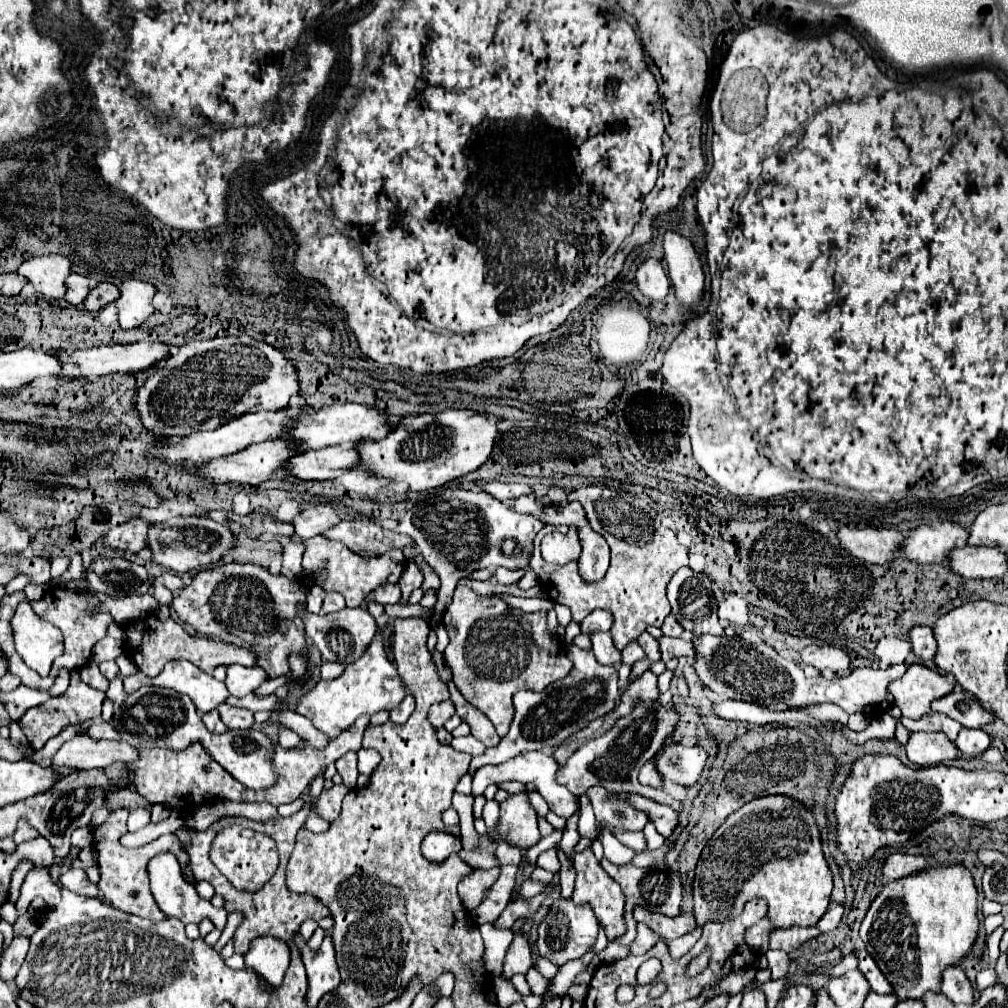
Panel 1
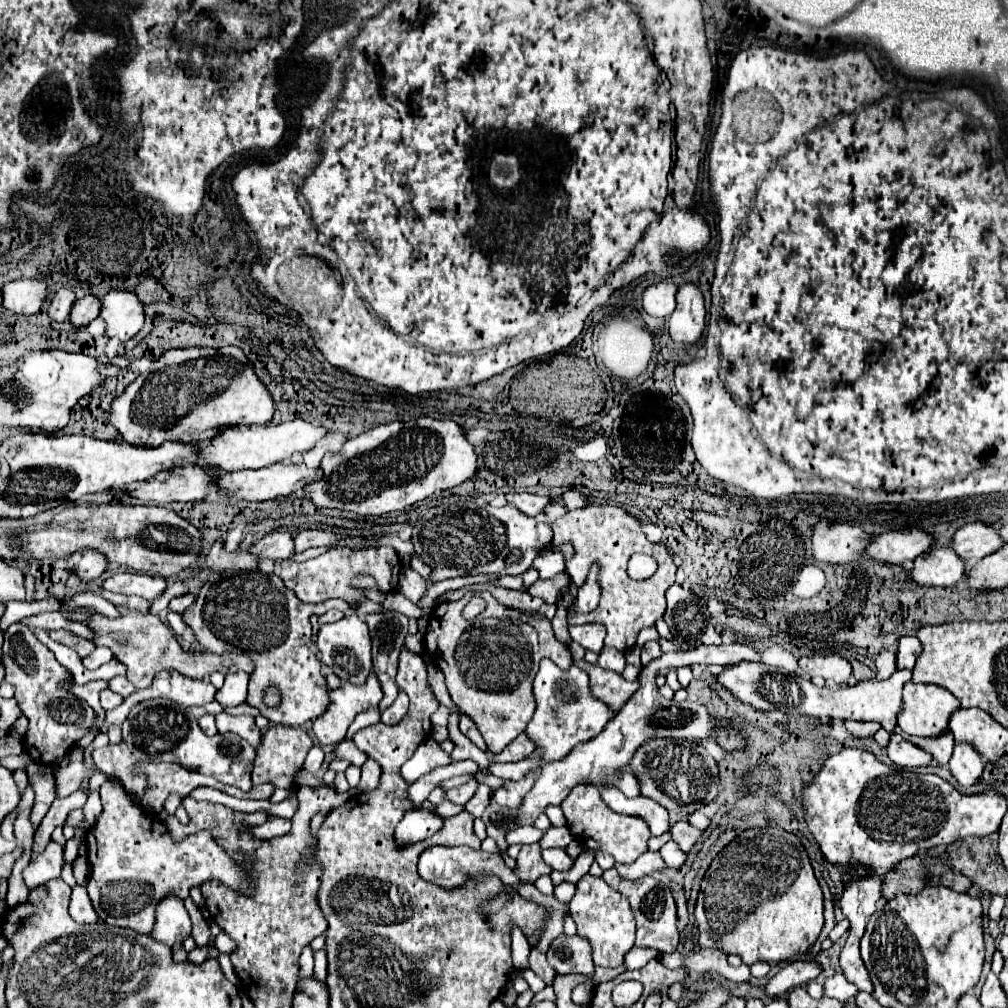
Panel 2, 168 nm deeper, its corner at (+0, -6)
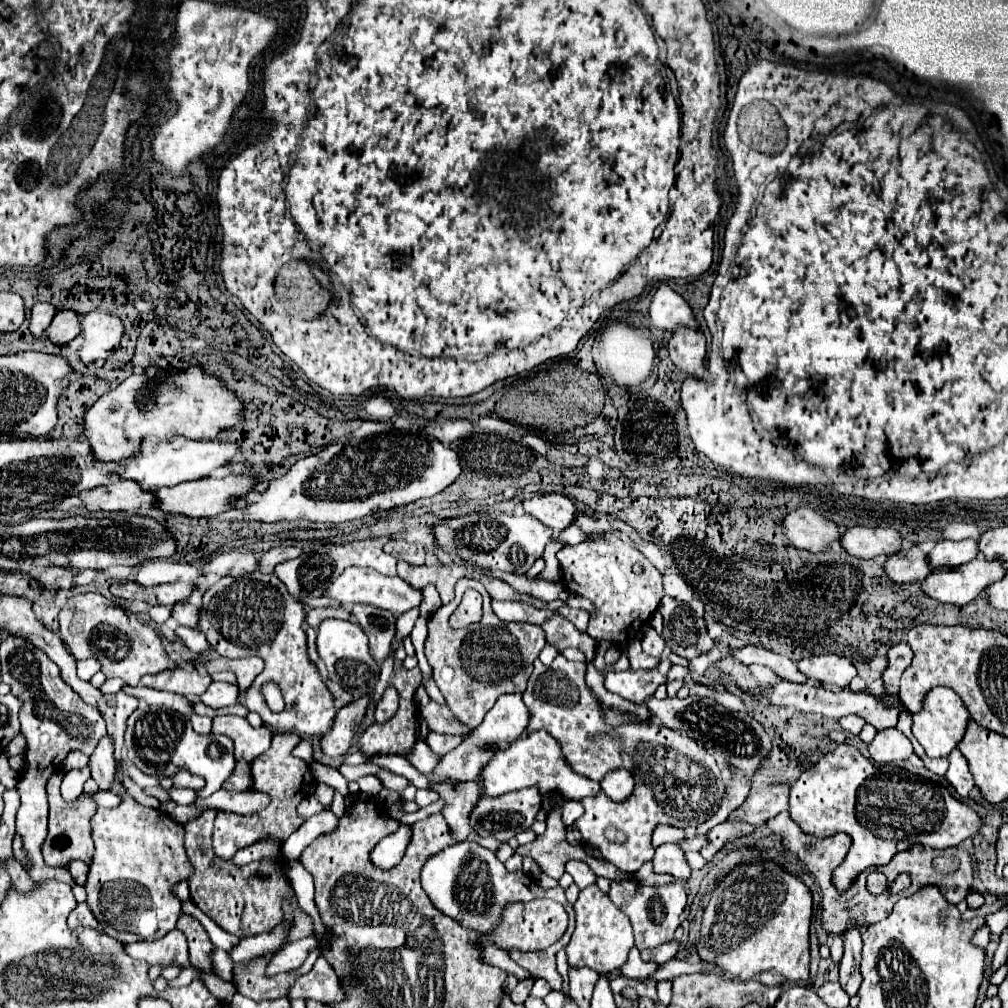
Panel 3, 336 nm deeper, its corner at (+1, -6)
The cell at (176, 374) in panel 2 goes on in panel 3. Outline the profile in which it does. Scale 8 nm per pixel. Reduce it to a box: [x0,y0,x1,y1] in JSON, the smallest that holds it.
[83,366,243,464]

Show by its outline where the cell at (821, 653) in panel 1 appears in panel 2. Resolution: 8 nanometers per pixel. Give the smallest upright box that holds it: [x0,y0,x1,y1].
[800,656,852,684]

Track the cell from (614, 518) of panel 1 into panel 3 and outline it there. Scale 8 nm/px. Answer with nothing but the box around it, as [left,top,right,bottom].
[557,534,663,646]

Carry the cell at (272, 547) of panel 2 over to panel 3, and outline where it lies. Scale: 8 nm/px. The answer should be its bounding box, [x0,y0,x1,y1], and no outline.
[201,550,259,576]

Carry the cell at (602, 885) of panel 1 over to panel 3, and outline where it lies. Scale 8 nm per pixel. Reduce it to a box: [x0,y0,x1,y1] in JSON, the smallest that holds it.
[567,884,633,972]

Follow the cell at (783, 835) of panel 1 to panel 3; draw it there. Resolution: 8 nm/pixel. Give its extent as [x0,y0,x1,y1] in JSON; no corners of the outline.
[697,864,811,982]

